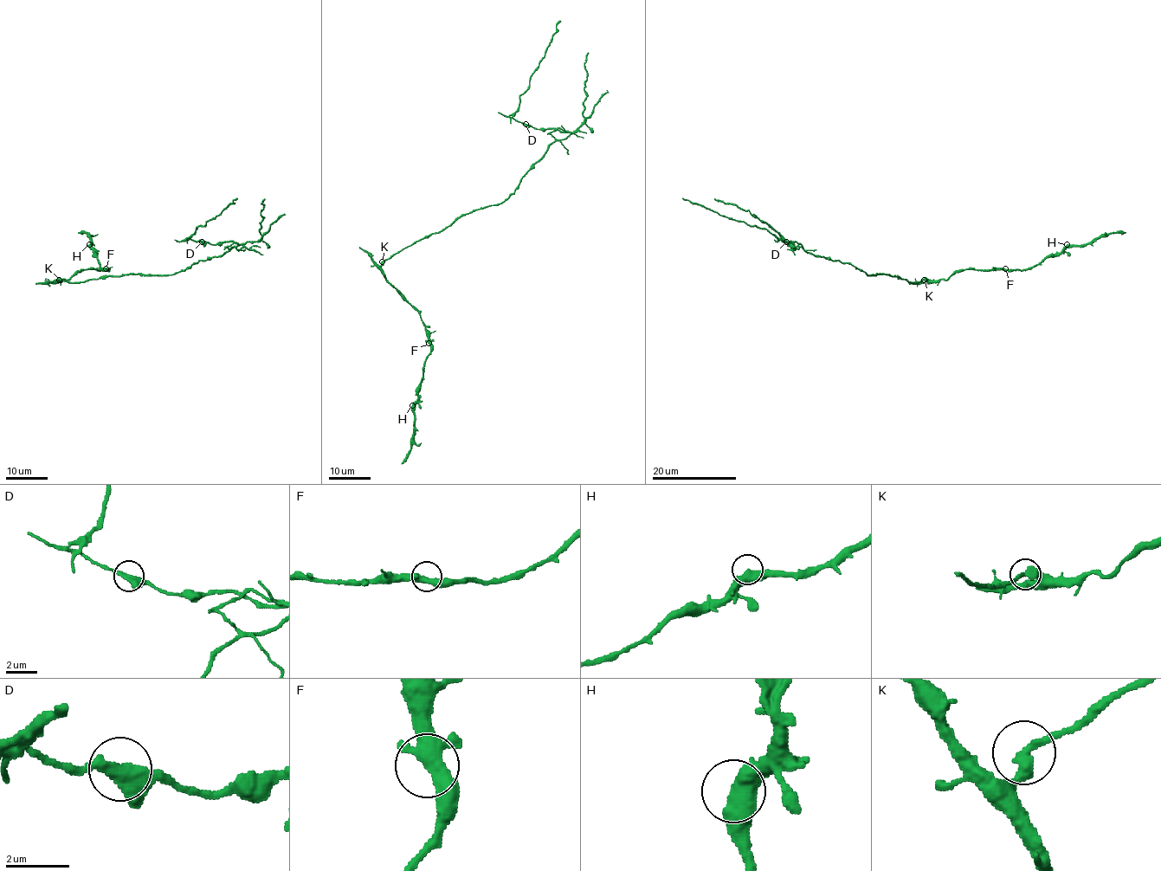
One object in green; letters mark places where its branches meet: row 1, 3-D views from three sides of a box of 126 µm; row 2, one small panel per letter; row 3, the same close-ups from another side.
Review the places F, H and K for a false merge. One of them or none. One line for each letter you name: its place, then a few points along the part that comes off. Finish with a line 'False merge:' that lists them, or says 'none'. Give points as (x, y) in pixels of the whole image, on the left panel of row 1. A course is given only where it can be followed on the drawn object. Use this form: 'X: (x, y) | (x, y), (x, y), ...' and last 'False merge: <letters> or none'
K: (59, 280) | (58, 279), (174, 274), (219, 257), (233, 242), (190, 238), (236, 198)
False merge: K

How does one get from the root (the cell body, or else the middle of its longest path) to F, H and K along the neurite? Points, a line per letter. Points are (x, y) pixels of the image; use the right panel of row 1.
F: (881, 274), (918, 282), (946, 280), (964, 269), (1005, 268)
H: (881, 274), (918, 282), (946, 280), (964, 269), (1023, 269), (1058, 254), (1067, 244)
K: (881, 274), (898, 276), (908, 282), (923, 279)

